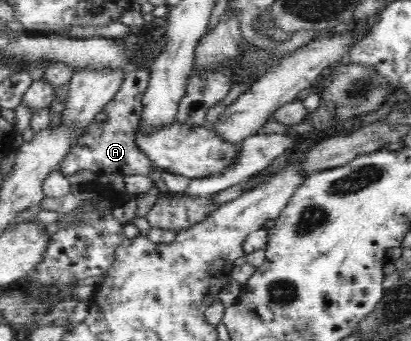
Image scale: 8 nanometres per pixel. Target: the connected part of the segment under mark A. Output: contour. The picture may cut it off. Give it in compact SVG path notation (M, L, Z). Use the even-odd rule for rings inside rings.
M139 69L127 73L125 80L121 83L119 92L115 98L95 116L93 125L87 129L87 133L70 147L70 152L62 161L62 173L65 176L75 175L83 169L92 171L96 175L119 174L119 175L154 175L161 170L157 168L141 150L137 147L135 138L140 127L142 112L142 98L147 90L150 79L149 69Z

